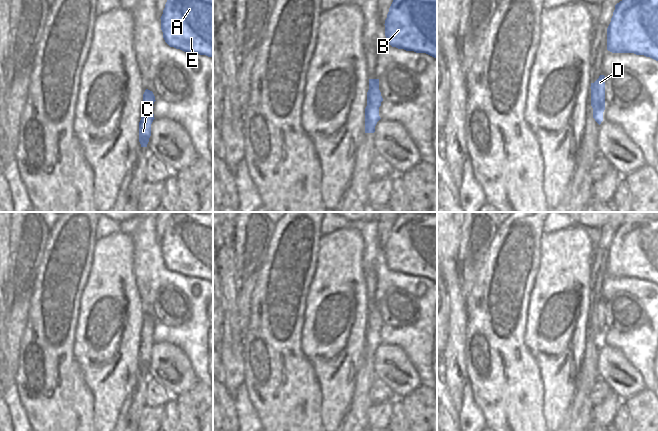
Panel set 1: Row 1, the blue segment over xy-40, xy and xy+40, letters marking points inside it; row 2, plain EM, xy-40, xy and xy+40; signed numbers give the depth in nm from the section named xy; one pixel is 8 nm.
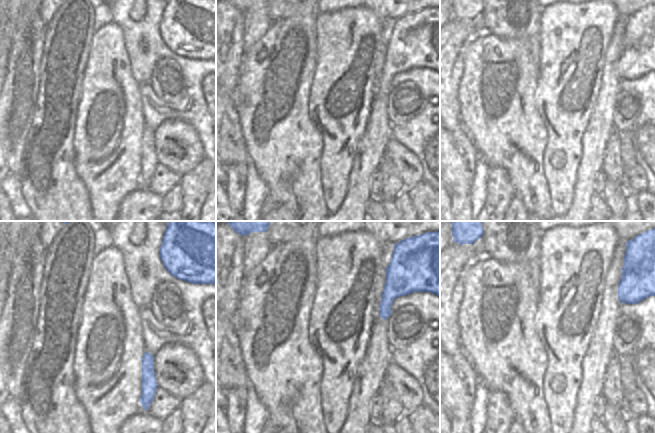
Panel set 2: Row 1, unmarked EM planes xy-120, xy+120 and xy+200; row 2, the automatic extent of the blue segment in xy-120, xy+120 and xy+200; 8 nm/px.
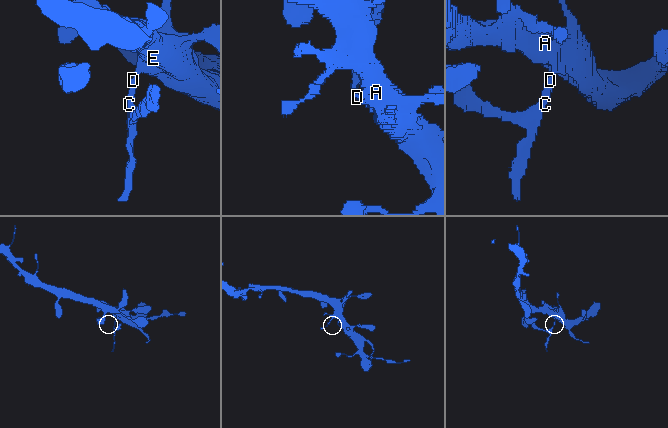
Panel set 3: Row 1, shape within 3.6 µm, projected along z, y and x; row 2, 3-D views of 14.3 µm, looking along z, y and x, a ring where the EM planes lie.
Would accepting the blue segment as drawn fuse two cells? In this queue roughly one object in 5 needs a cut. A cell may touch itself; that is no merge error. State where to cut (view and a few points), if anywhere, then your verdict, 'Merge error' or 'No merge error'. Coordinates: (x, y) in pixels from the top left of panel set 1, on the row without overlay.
Split along xy+40 (591, 322), (604, 331). Merge error

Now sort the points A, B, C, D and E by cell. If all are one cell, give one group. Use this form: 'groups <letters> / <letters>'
groups A B D E / C

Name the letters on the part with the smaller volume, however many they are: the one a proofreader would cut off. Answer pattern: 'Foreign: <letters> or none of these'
Foreign: C

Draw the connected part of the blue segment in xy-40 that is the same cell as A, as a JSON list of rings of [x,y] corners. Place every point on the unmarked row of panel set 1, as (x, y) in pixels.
[[[174,212],[160,243],[163,262],[170,271],[213,282],[213,213]]]

